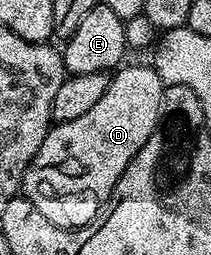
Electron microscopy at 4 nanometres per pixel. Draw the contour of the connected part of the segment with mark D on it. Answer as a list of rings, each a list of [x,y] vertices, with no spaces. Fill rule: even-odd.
[[[151,64],[127,65],[111,74],[106,95],[86,115],[49,128],[42,147],[24,172],[23,196],[58,227],[80,229],[99,215],[118,179],[160,121],[164,82]]]

